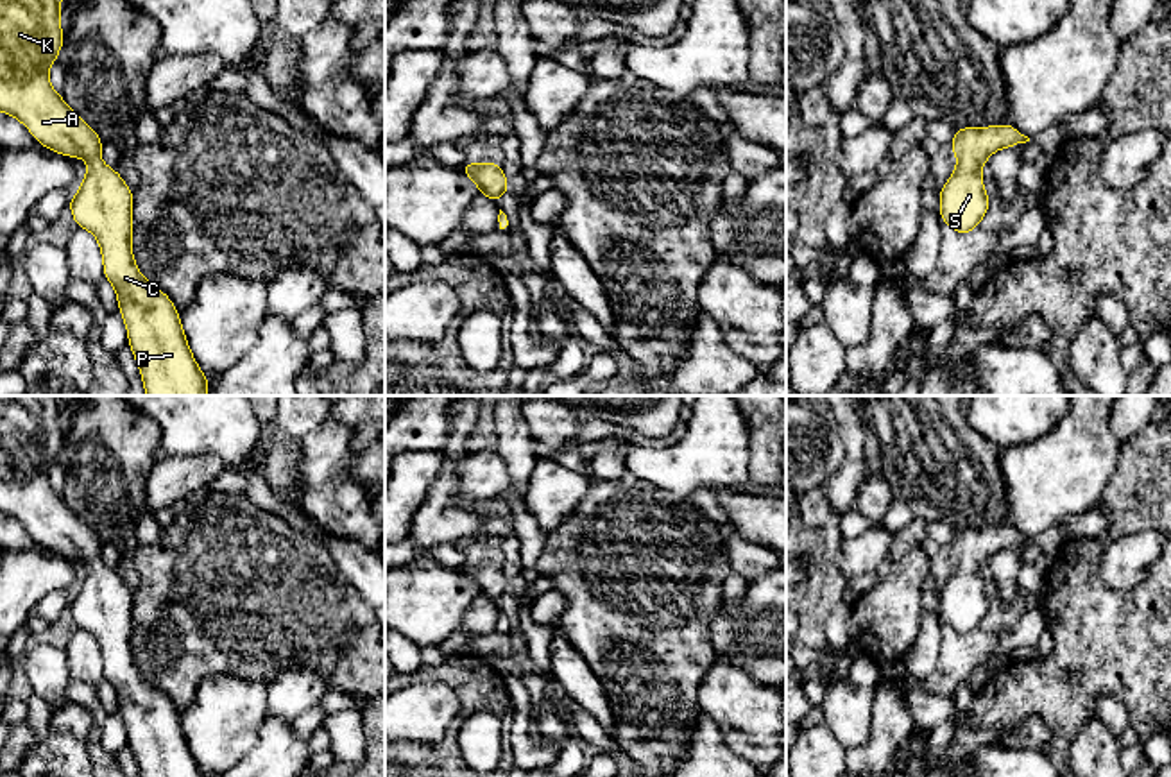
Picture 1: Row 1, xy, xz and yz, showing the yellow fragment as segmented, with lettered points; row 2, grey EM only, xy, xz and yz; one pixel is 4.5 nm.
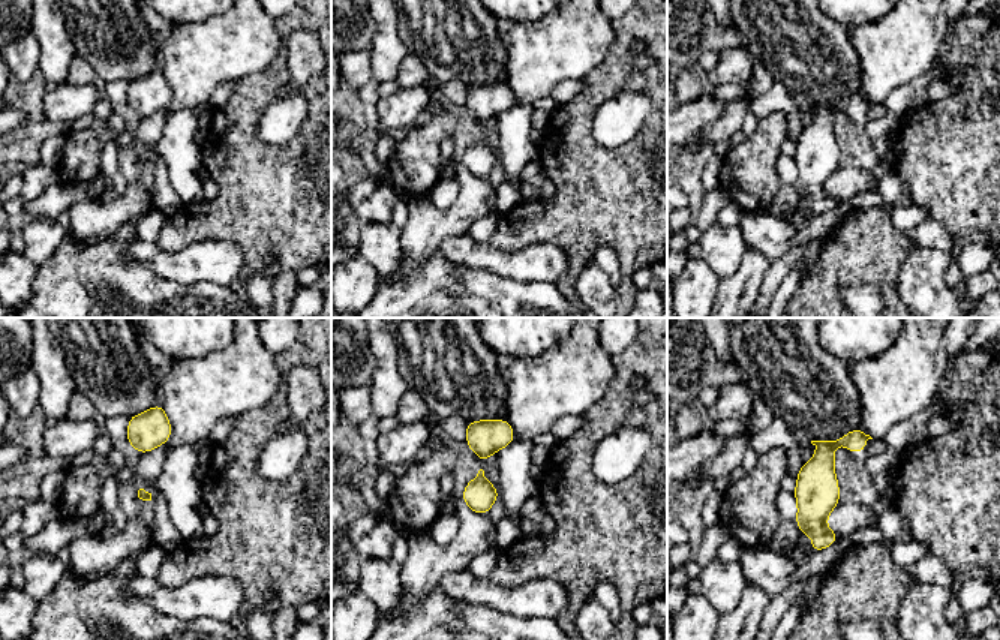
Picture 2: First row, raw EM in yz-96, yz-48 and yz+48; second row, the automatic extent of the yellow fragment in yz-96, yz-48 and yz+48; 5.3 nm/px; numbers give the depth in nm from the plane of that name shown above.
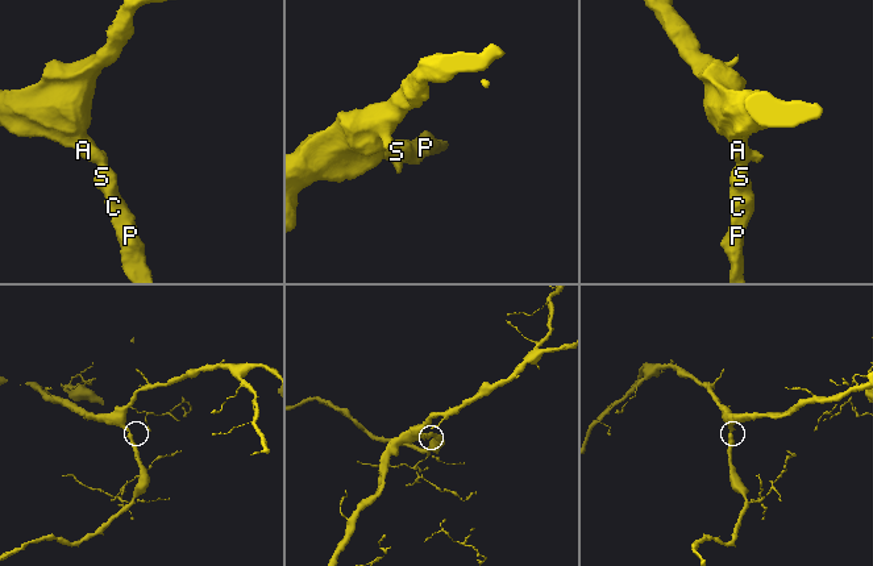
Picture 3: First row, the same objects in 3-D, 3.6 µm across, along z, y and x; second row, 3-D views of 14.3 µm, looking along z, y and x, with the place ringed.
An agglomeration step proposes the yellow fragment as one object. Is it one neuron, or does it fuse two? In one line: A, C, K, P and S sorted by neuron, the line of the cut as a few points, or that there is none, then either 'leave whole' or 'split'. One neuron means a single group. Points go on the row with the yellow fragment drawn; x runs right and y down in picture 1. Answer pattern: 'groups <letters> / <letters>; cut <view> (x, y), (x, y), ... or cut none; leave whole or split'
groups A C K P S; cut none; leave whole

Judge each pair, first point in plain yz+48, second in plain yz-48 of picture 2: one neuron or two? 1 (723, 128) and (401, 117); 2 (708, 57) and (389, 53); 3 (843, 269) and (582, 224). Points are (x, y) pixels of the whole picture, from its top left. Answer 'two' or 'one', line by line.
1: one
2: one
3: one

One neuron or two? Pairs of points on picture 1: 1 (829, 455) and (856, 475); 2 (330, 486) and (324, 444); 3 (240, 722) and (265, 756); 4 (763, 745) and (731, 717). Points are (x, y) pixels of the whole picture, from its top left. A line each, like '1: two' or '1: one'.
1: two
2: one
3: two
4: one

